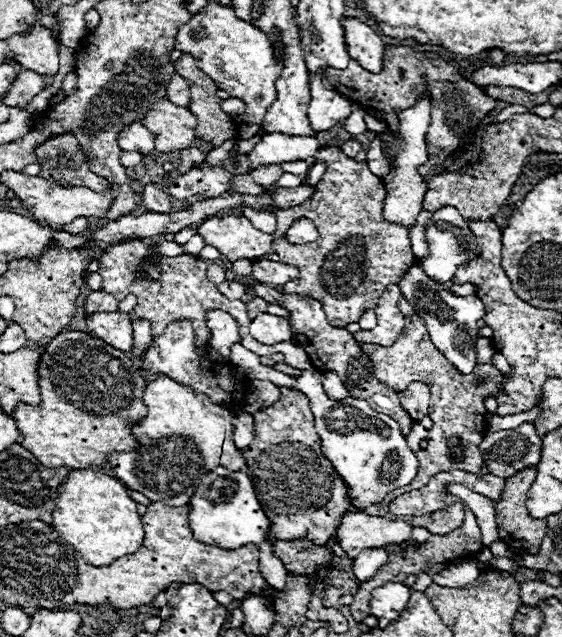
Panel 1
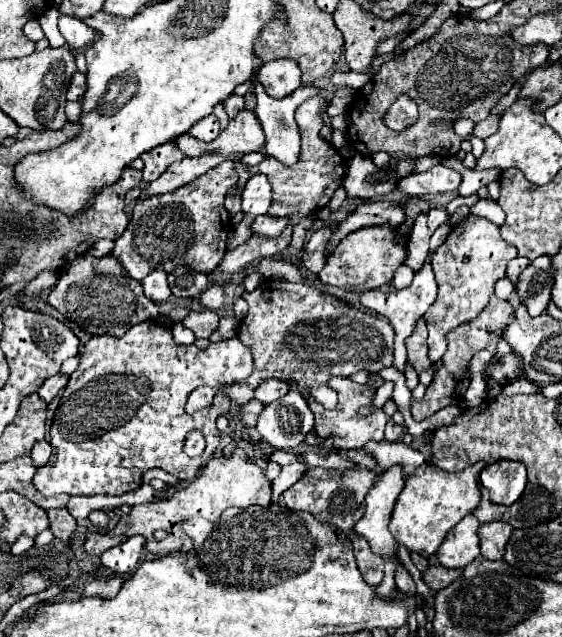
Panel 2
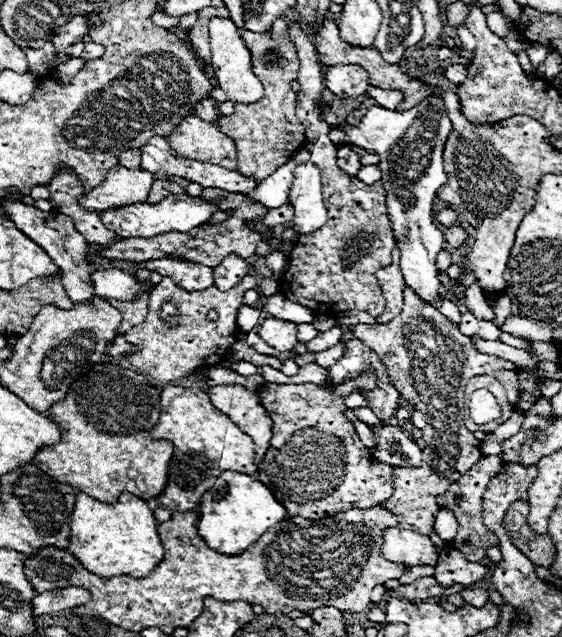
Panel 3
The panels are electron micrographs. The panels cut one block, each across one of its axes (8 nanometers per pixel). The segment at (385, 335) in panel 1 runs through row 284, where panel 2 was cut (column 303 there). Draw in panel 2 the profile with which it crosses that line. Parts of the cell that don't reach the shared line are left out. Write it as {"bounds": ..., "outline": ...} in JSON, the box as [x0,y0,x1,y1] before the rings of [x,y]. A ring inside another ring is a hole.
{"bounds":[302,376,386,450],"outline":[[[334,376],[334,378],[330,378],[328,384],[330,384],[330,388],[334,388],[338,392],[338,404],[332,412],[322,408],[316,400],[310,400],[310,396],[306,396],[306,392],[302,392],[302,396],[308,400],[308,406],[314,414],[314,418],[316,418],[316,434],[322,436],[322,438],[332,438],[334,446],[344,448],[344,450],[364,448],[366,442],[370,442],[370,440],[374,440],[374,442],[384,440],[386,414],[382,412],[382,408],[374,410],[368,418],[358,416],[358,408],[372,404],[372,390],[366,384],[356,384],[356,382],[352,382],[350,378],[344,378],[344,376]]]}

